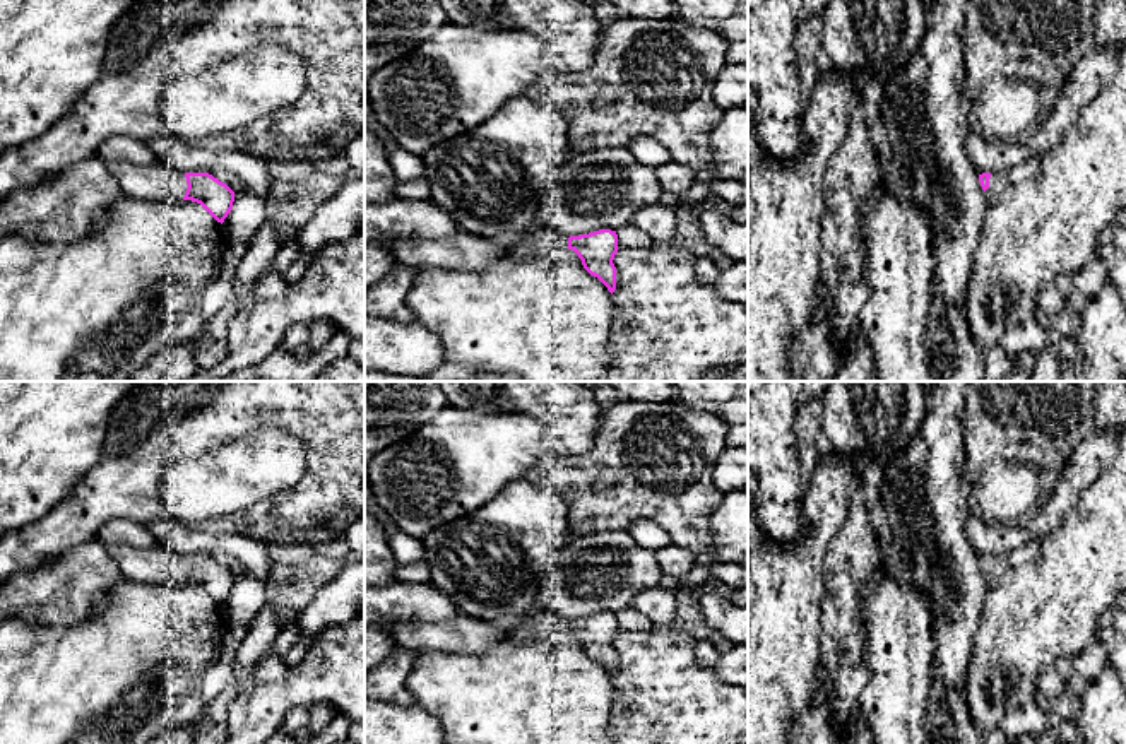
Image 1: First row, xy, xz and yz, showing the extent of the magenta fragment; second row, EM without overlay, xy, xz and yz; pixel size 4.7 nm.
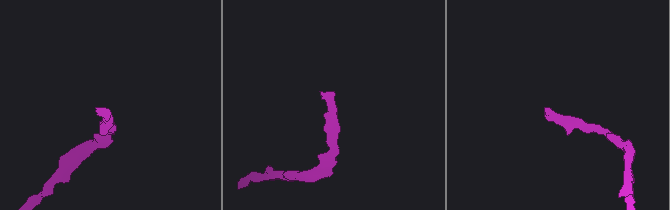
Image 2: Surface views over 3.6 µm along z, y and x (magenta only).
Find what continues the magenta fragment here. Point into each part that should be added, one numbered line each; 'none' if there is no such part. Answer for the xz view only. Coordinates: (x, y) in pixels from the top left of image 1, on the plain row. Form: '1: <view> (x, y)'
1: xz (541, 623)

